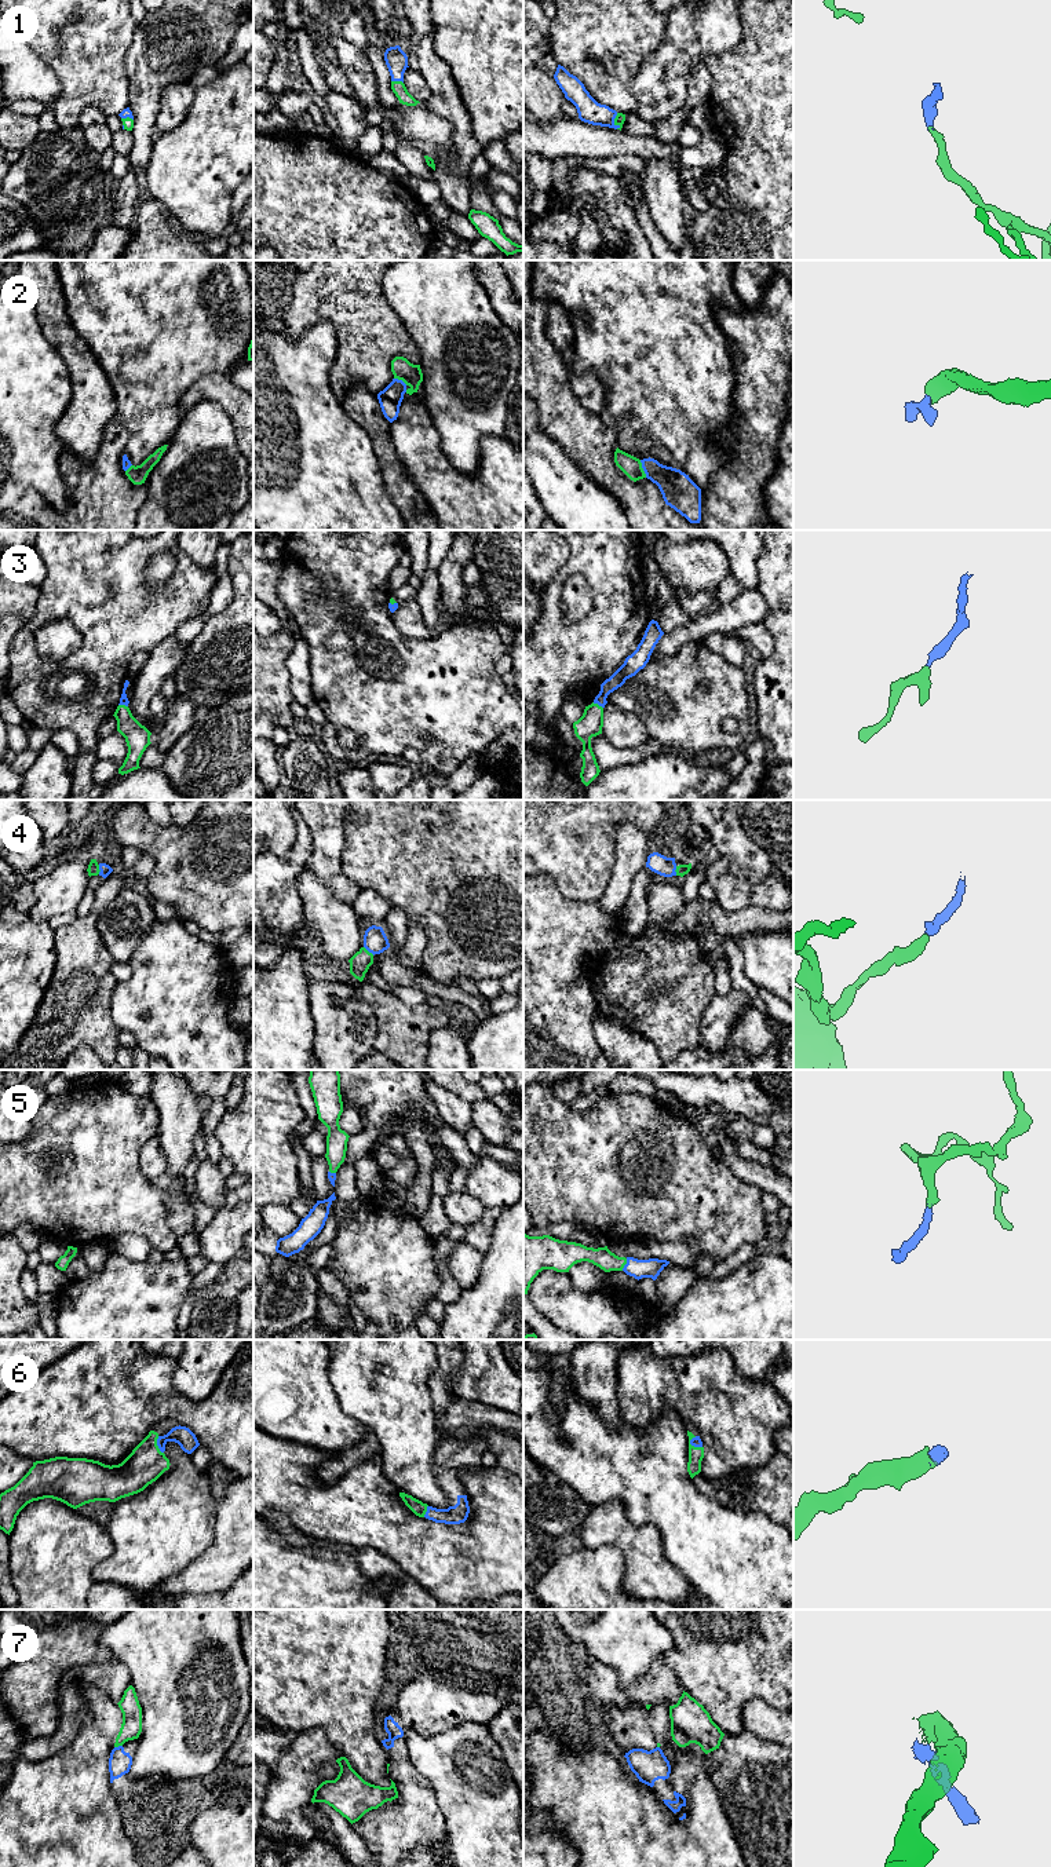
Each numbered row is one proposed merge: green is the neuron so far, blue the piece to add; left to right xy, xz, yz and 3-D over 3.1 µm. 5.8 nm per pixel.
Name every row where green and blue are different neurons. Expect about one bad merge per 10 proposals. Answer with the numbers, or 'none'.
7

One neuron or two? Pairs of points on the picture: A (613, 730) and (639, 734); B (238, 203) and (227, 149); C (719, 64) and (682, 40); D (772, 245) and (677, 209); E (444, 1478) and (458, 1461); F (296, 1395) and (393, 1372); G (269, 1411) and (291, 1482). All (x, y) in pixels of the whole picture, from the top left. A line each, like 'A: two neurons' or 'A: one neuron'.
A: one neuron
B: two neurons
C: two neurons
D: two neurons
E: one neuron
F: two neurons
G: two neurons

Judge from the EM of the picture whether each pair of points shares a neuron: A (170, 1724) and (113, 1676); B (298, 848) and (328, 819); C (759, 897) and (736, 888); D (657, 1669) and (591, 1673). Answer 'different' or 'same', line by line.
A: different
B: different
C: same
D: same

